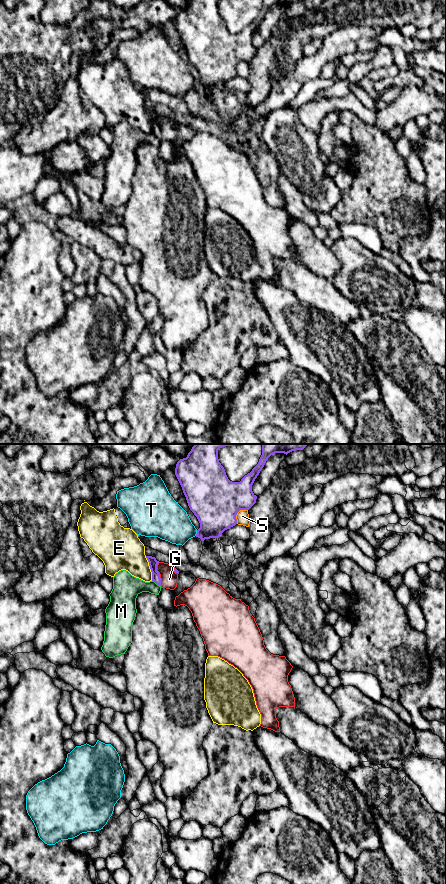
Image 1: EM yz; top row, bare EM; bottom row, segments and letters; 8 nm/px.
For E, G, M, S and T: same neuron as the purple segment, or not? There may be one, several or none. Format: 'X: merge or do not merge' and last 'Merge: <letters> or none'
E: do not merge
G: do not merge
M: merge
S: do not merge
T: do not merge
Merge: M

